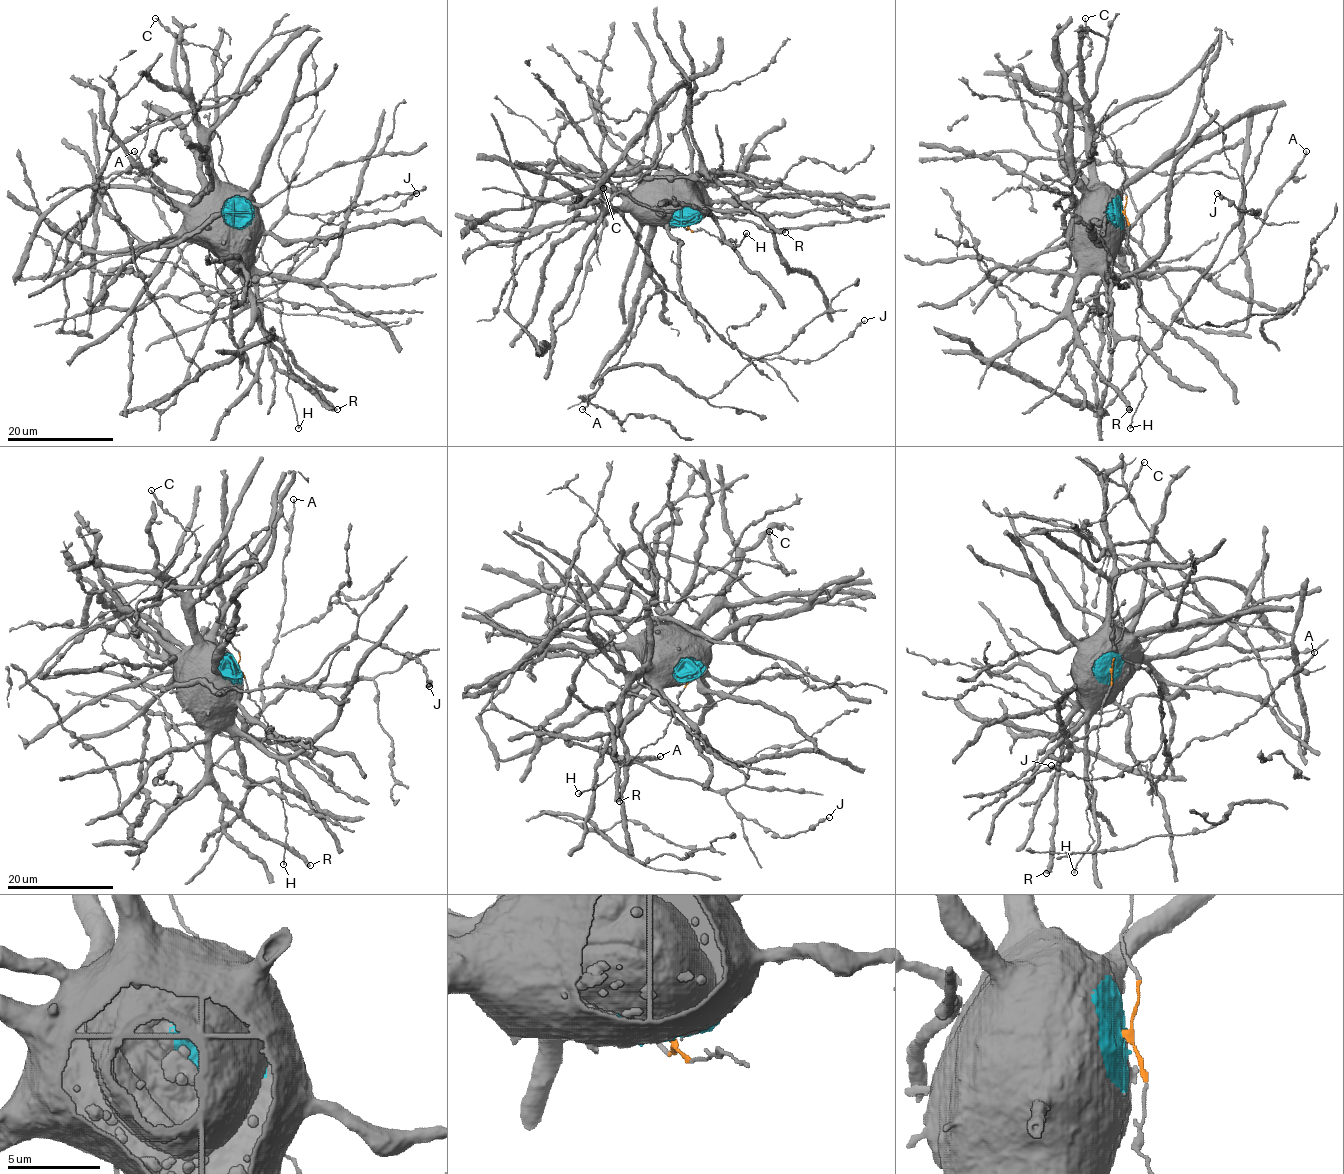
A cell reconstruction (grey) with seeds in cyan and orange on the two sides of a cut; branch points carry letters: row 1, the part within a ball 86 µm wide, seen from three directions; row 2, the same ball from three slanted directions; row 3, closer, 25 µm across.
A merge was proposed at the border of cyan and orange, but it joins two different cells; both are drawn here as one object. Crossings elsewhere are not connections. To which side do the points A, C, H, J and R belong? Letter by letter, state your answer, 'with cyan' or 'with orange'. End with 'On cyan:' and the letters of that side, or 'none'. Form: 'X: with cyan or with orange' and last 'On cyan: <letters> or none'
A: with cyan
C: with cyan
H: with orange
J: with cyan
R: with cyan
On cyan: A, C, J, R

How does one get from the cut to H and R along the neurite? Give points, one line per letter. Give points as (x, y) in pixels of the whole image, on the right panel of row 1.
H: (1121, 212), (1128, 226), (1127, 246), (1140, 289), (1136, 310), (1140, 330), (1136, 354), (1145, 390), (1129, 428)
R: (1121, 212), (1116, 221), (1113, 245), (1076, 286), (1071, 301), (1071, 322), (1075, 343), (1129, 410)

